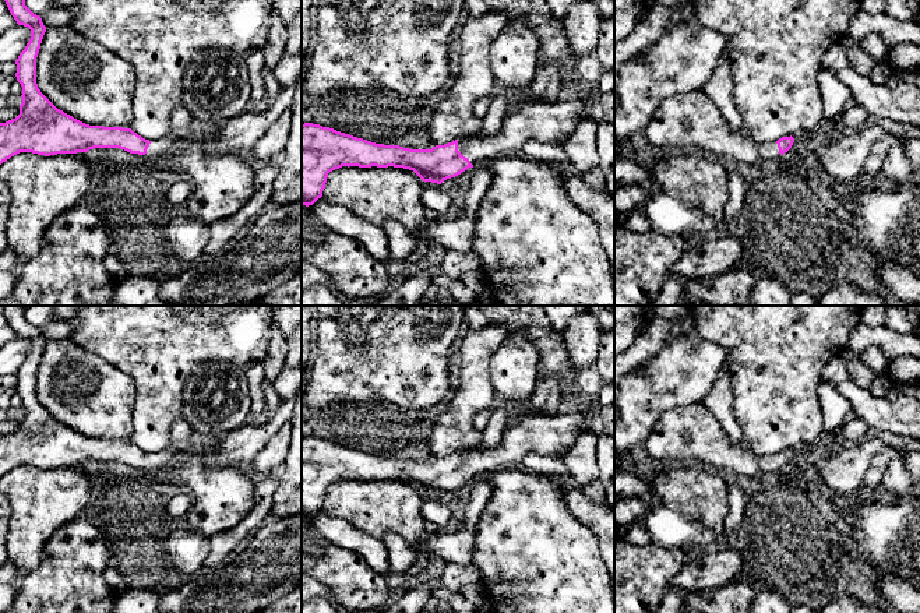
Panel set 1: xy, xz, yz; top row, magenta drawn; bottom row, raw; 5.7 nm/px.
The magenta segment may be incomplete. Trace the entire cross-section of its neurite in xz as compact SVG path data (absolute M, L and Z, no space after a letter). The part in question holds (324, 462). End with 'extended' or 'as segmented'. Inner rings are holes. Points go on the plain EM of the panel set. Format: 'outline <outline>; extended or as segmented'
outline M584 411L556 415L524 412L508 420L503 441L497 447L459 451L444 458L436 458L431 462L376 457L329 440L304 436L302 437L302 518L313 518L321 511L328 486L342 479L403 480L413 483L423 494L441 497L444 493L487 473L510 466L518 468L528 452L563 459L577 438L586 431L592 430L586 424L586 413Z; extended

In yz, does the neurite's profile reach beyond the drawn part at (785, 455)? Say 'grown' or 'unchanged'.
grown

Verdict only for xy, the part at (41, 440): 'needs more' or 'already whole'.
needs more

